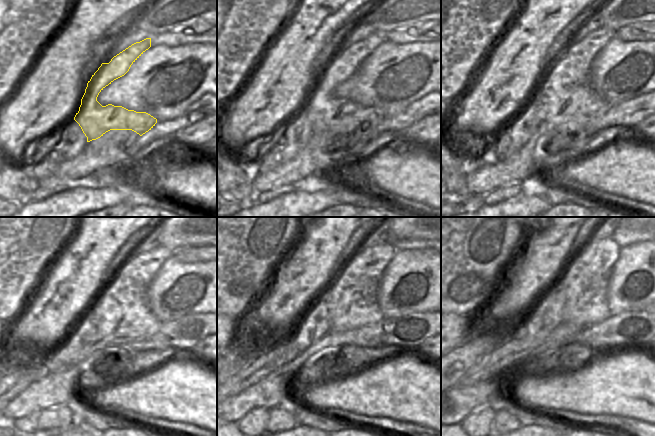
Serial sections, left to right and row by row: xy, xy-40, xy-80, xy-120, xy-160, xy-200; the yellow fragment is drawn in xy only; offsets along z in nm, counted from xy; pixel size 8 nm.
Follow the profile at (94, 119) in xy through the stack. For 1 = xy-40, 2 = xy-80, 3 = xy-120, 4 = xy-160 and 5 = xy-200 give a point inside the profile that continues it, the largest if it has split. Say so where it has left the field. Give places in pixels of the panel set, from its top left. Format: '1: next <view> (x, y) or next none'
1: next xy-40 (326, 113)
2: next xy-80 (565, 93)
3: next xy-120 (122, 309)
4: next xy-160 (351, 300)
5: next xy-200 (584, 282)

